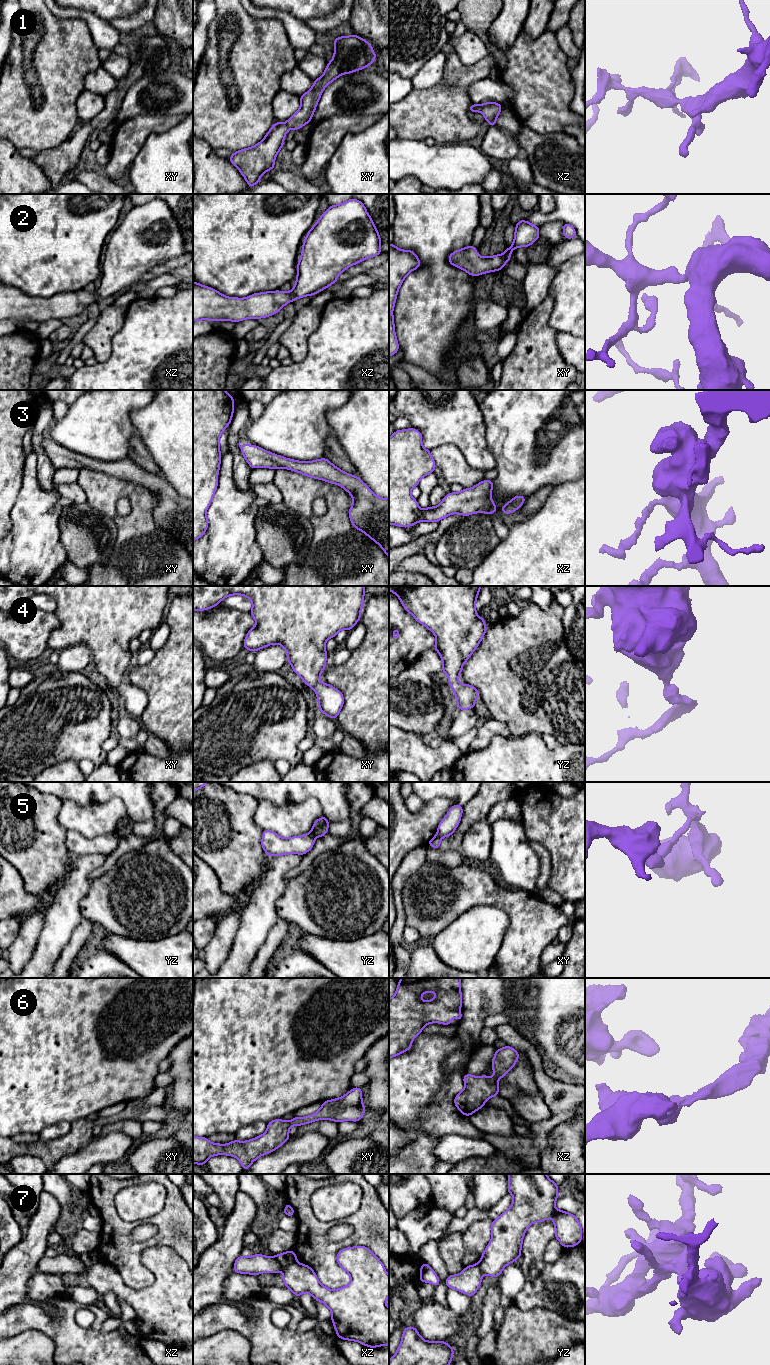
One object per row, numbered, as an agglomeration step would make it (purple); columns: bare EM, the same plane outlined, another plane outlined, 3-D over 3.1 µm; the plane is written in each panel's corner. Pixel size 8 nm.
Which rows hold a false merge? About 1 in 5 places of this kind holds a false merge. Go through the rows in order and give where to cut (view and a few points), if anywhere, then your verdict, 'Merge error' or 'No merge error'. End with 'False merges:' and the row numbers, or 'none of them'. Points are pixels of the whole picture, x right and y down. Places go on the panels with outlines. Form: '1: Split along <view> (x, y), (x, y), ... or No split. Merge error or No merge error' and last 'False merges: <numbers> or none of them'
1: No split. No merge error
2: No split. No merge error
3: No split. No merge error
4: No split. No merge error
5: Split along yz (309, 833), (314, 838). Merge error
6: No split. No merge error
7: Split along xz (296, 1262), (290, 1263), (283, 1268). Merge error
False merges: 5, 7

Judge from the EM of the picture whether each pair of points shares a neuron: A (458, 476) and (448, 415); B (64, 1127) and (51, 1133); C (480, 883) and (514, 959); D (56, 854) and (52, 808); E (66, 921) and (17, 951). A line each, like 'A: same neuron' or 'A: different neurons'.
A: different neurons
B: same neuron
C: same neuron
D: same neuron
E: different neurons

